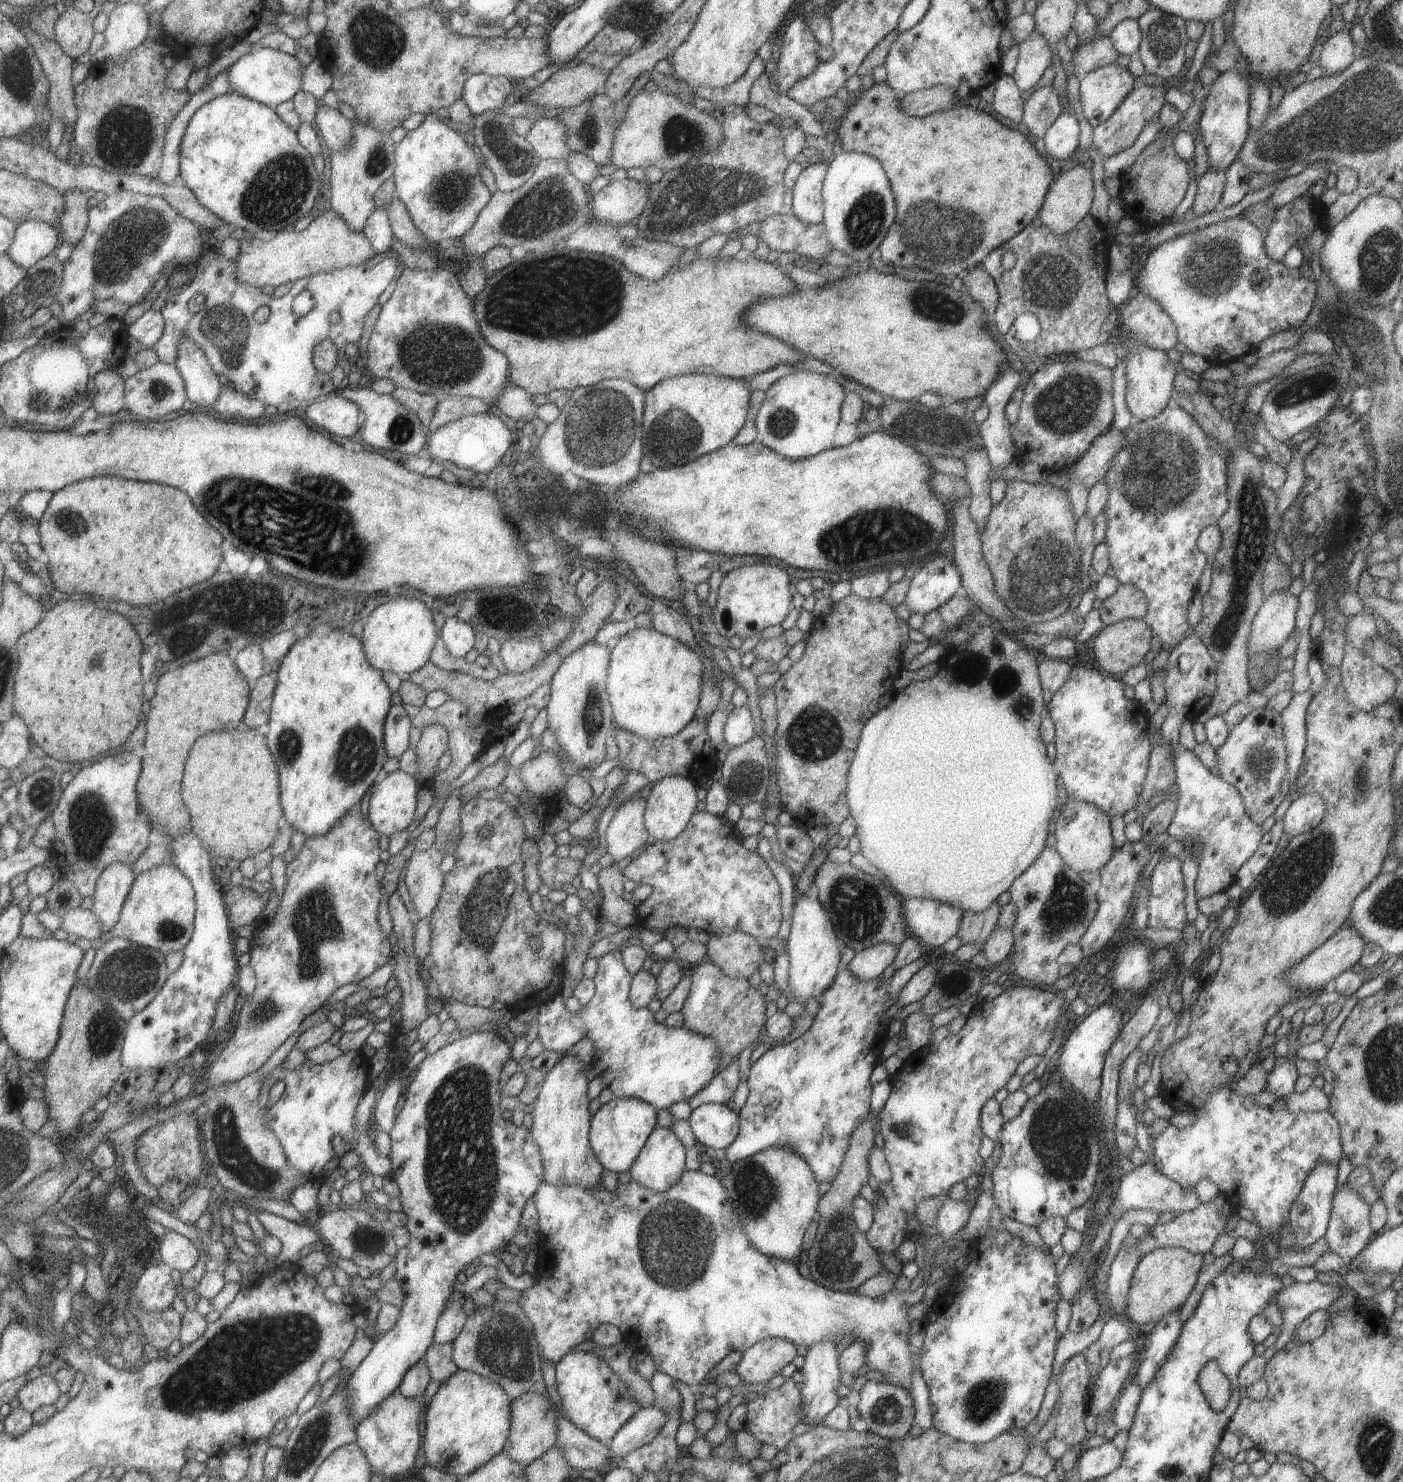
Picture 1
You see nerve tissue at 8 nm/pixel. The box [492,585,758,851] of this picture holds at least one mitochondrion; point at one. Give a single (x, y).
(592, 714)

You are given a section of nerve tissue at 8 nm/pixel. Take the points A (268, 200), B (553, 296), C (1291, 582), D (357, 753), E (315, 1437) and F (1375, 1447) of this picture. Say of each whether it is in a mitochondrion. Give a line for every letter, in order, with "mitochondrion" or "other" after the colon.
A: mitochondrion
B: mitochondrion
C: other
D: mitochondrion
E: mitochondrion
F: mitochondrion

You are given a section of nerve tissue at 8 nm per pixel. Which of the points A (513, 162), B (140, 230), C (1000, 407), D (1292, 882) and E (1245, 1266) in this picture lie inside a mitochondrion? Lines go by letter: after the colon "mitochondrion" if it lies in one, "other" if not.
A: mitochondrion
B: mitochondrion
C: other
D: mitochondrion
E: other

